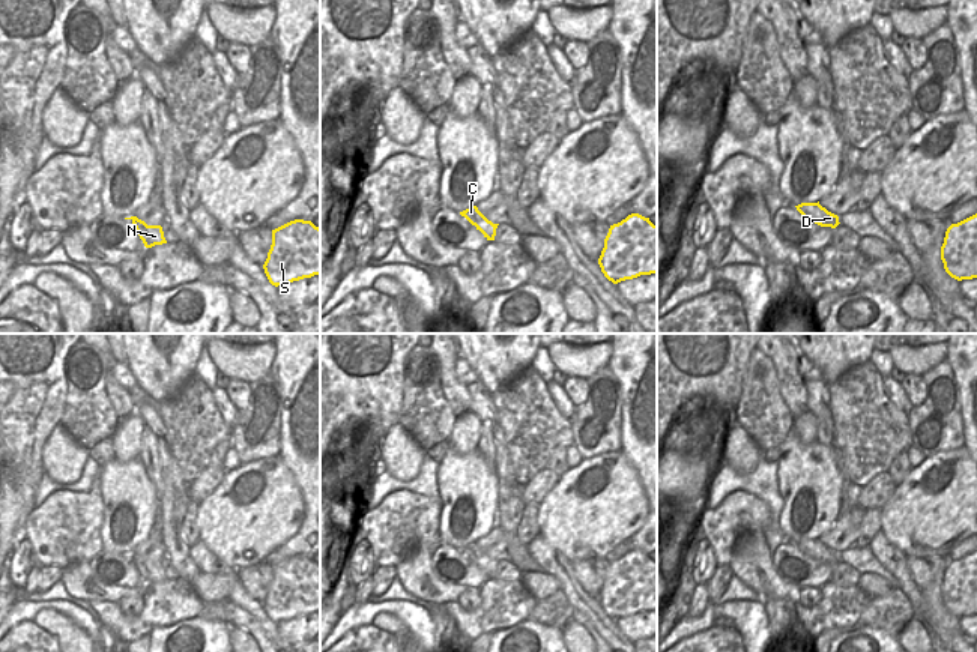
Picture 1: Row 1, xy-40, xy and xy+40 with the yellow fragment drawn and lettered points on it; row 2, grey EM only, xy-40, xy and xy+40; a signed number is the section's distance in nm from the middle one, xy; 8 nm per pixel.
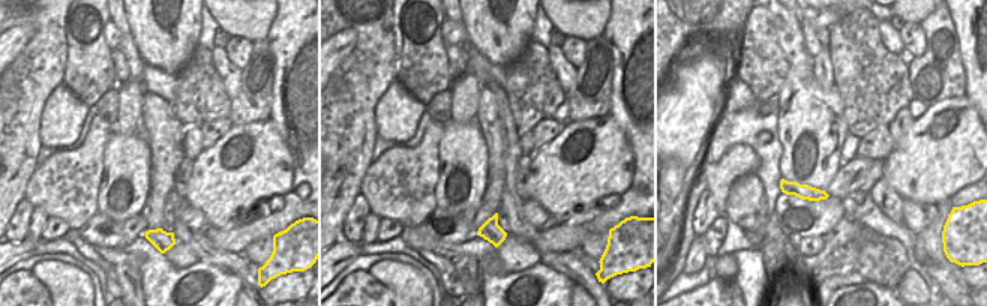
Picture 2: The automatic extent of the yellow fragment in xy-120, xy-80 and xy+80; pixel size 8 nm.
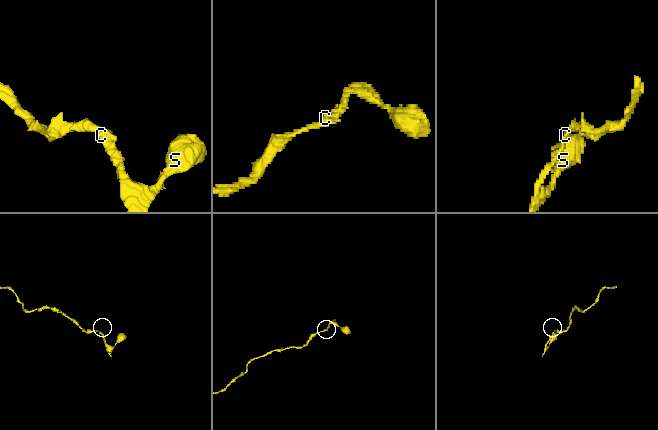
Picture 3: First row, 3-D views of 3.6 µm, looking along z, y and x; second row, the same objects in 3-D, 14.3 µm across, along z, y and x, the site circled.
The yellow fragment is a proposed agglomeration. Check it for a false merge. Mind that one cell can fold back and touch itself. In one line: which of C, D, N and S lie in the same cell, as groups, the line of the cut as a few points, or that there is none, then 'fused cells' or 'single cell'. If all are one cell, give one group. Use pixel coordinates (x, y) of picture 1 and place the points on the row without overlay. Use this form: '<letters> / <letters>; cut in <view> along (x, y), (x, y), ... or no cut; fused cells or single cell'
C D N S; no cut; single cell

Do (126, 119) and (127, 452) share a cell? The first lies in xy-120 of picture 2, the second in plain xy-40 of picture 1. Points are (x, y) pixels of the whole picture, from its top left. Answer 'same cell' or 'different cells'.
same cell

